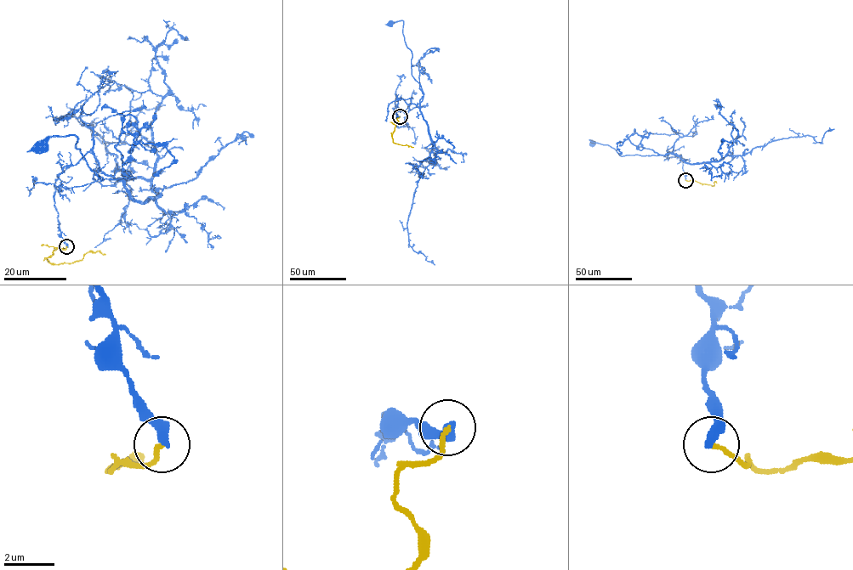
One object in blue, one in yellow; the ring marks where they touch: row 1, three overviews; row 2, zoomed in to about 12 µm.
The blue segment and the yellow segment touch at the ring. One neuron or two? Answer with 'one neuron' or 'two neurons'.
two neurons

